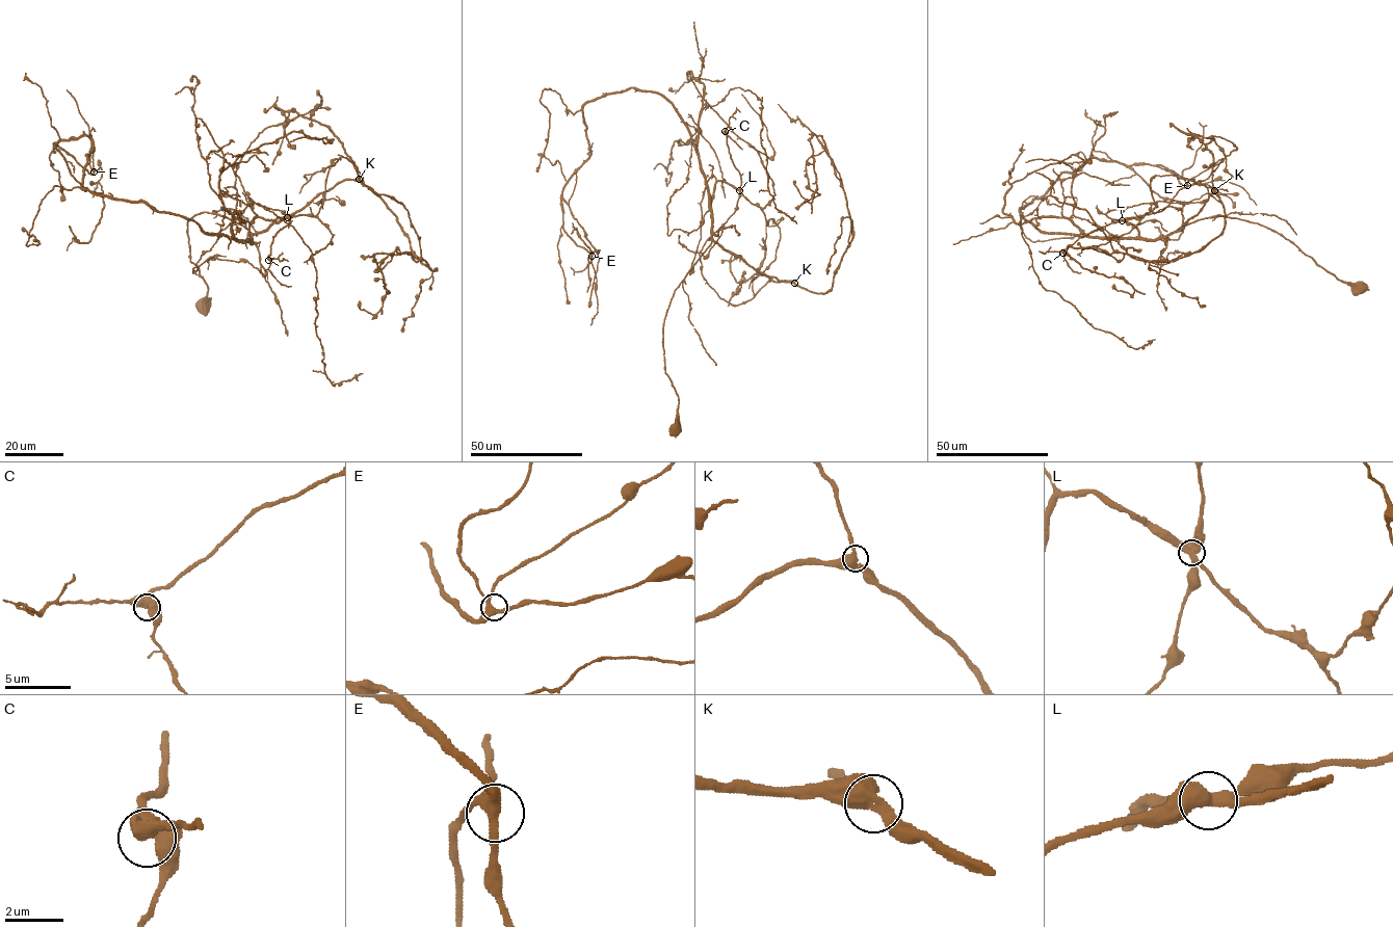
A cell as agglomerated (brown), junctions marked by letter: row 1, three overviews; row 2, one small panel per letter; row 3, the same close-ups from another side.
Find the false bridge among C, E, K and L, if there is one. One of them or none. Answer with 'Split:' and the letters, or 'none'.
Split: none

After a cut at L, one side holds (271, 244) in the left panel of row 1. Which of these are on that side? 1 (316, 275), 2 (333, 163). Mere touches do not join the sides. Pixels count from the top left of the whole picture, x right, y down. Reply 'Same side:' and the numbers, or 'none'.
Same side: 1

